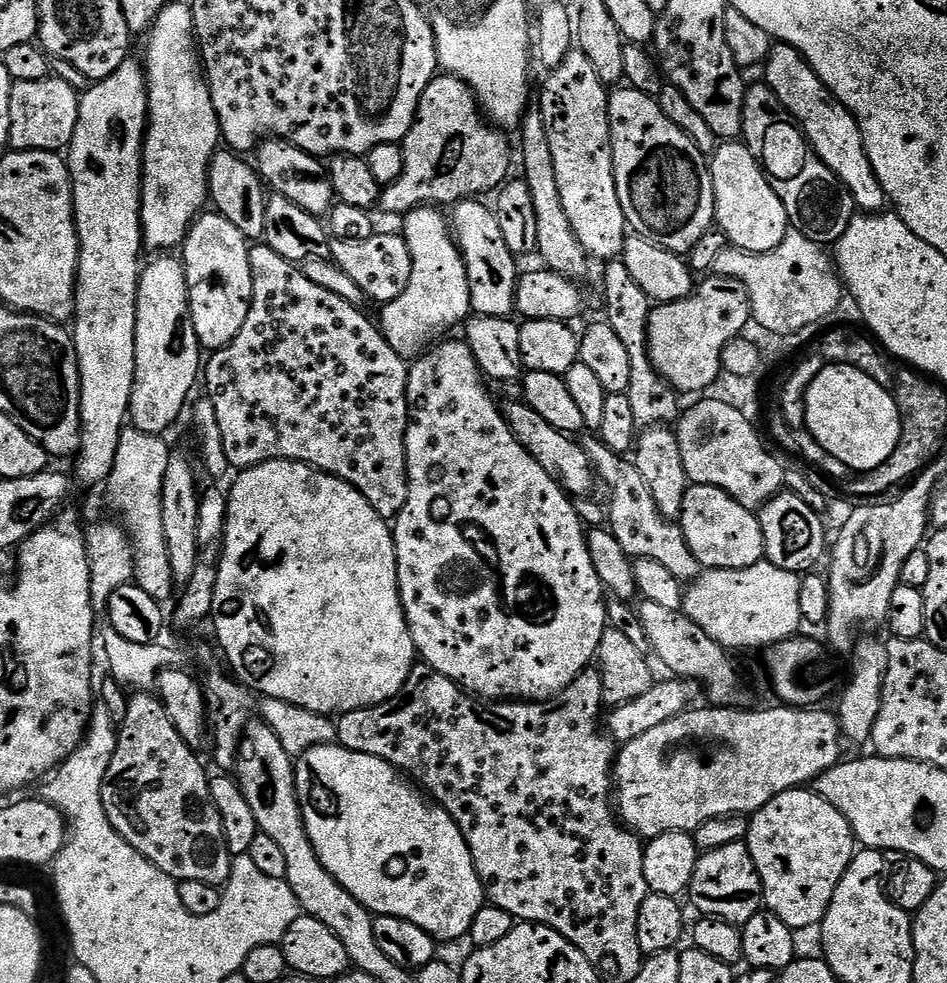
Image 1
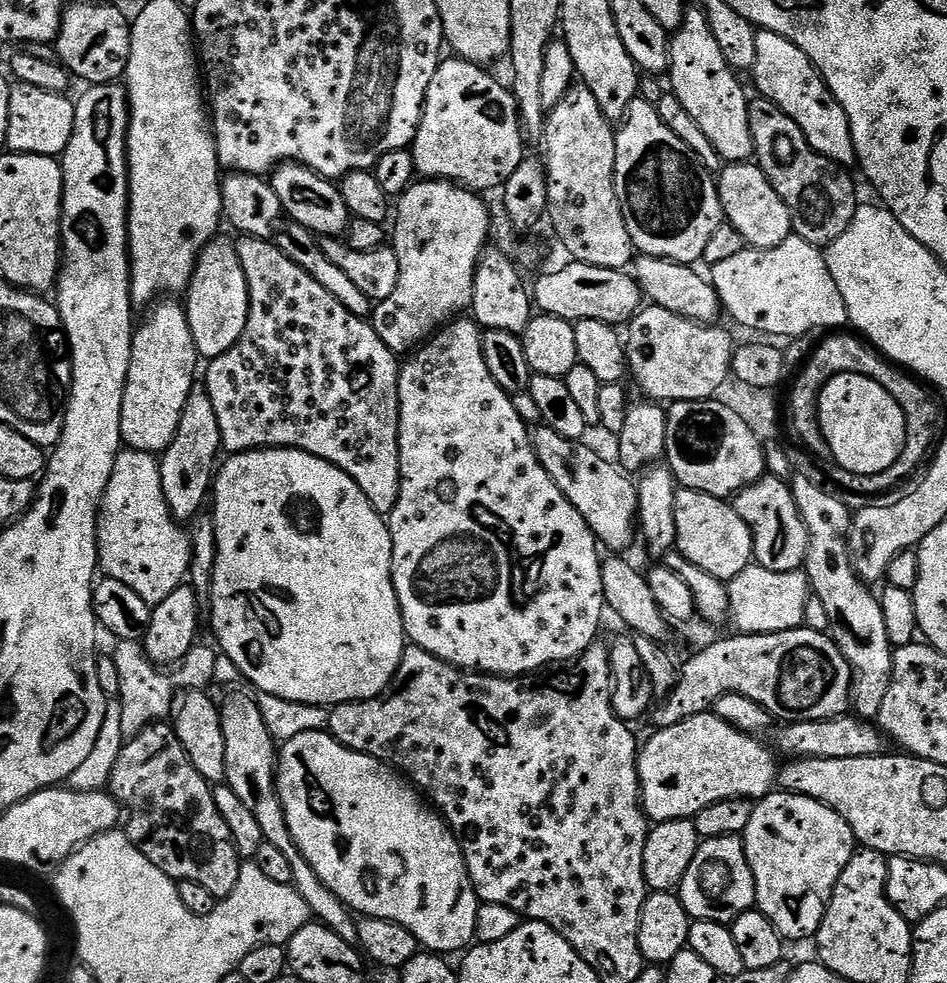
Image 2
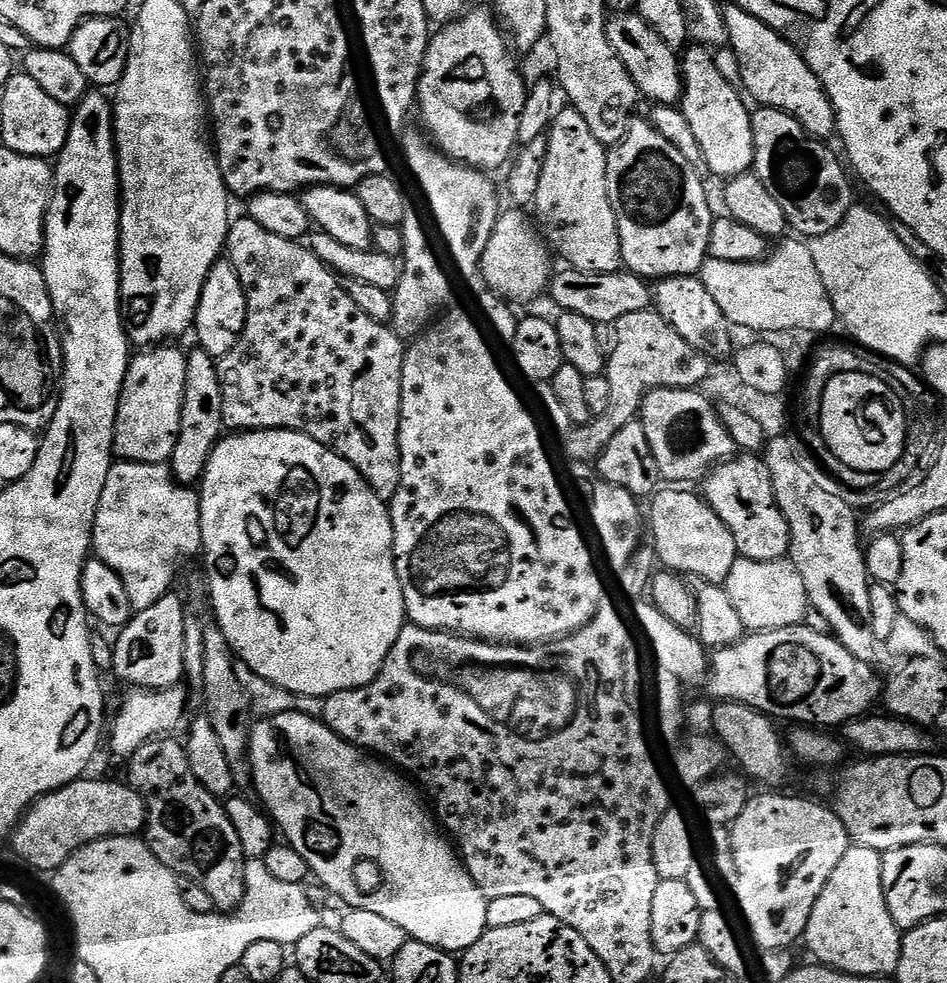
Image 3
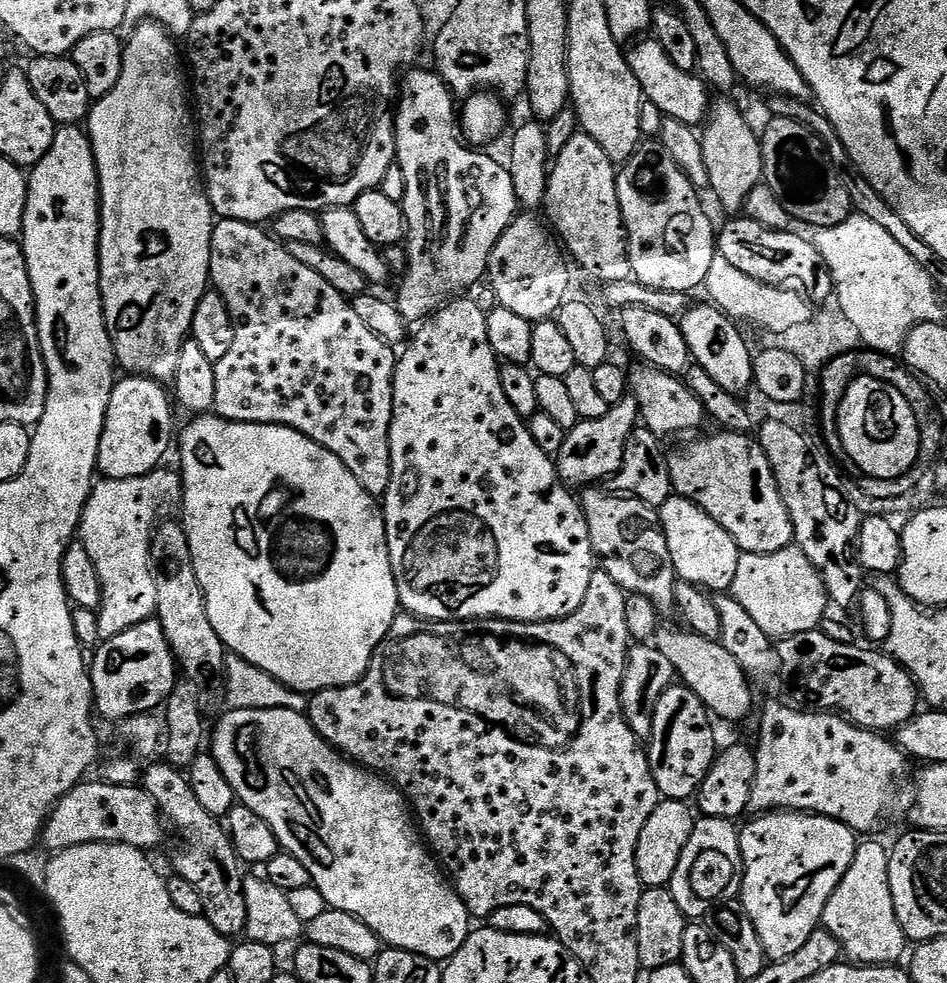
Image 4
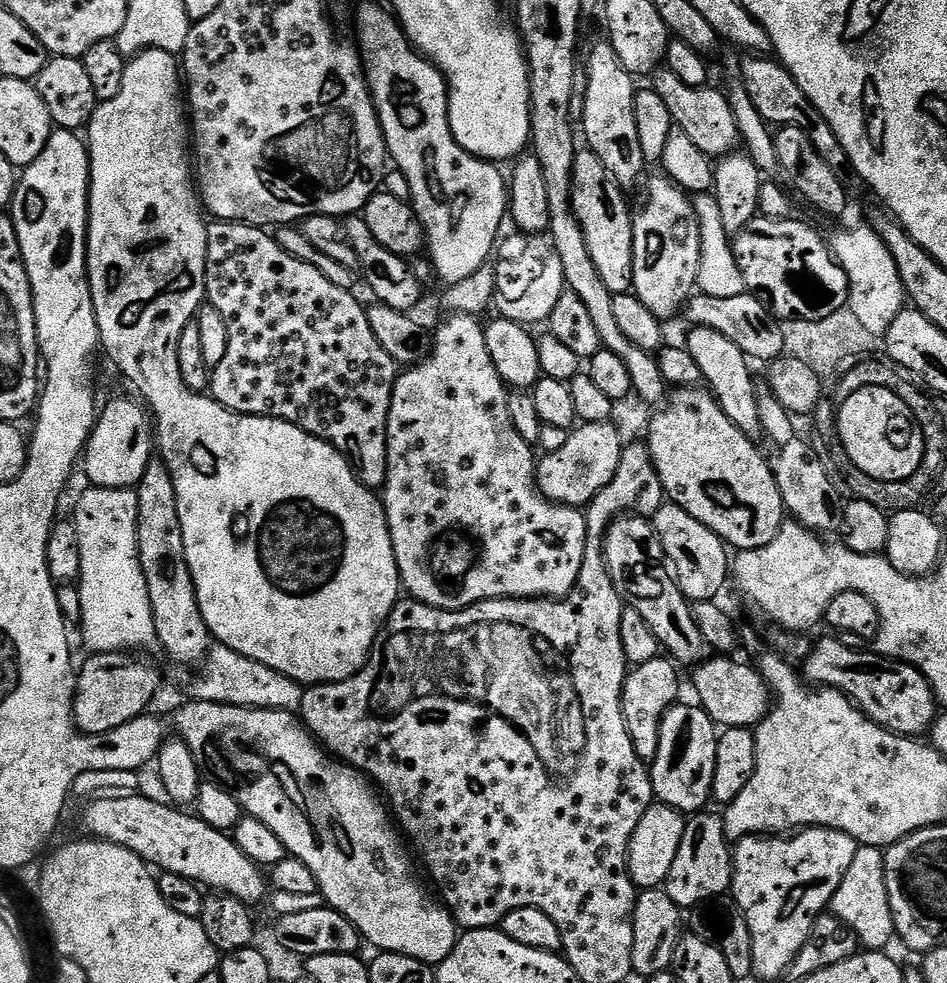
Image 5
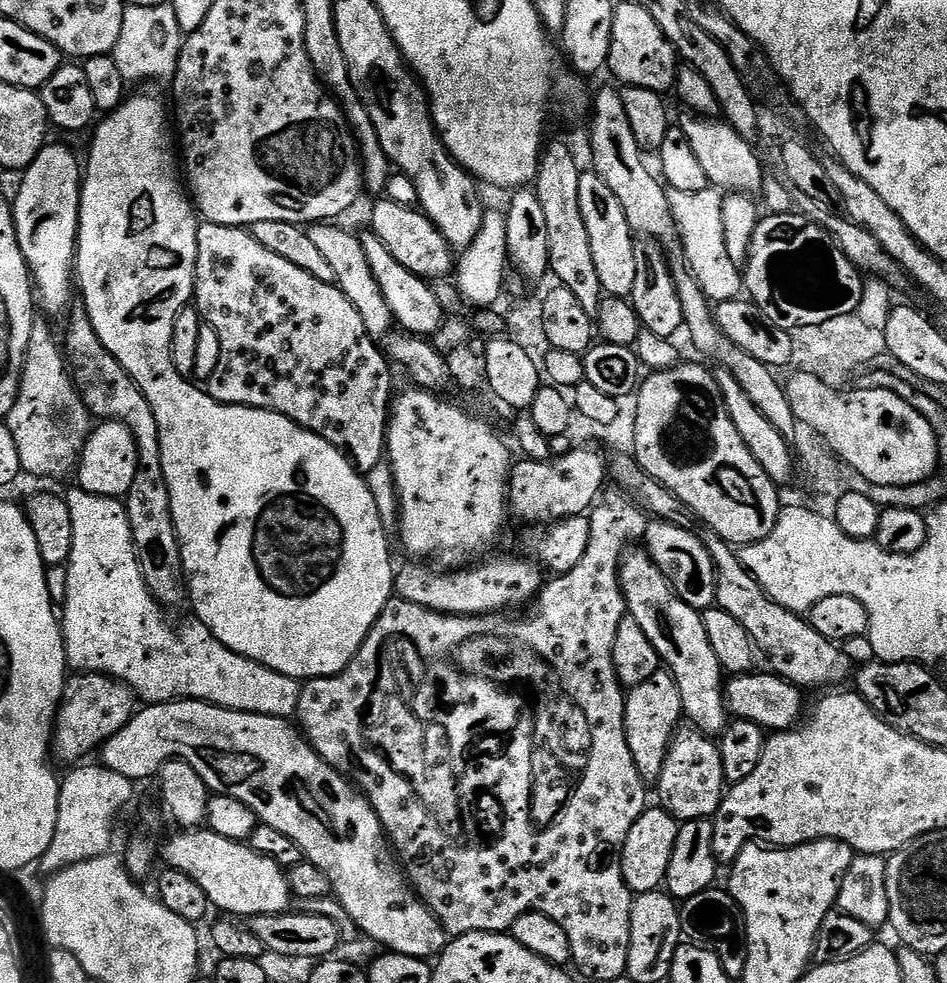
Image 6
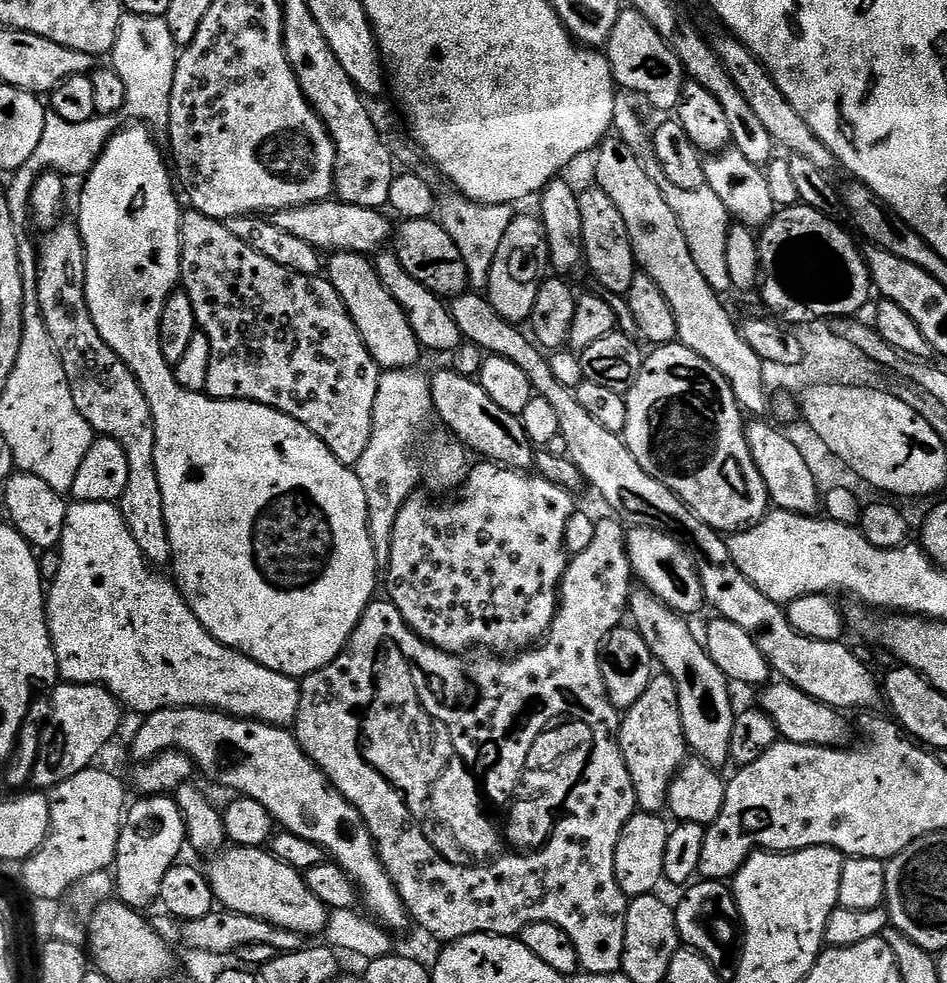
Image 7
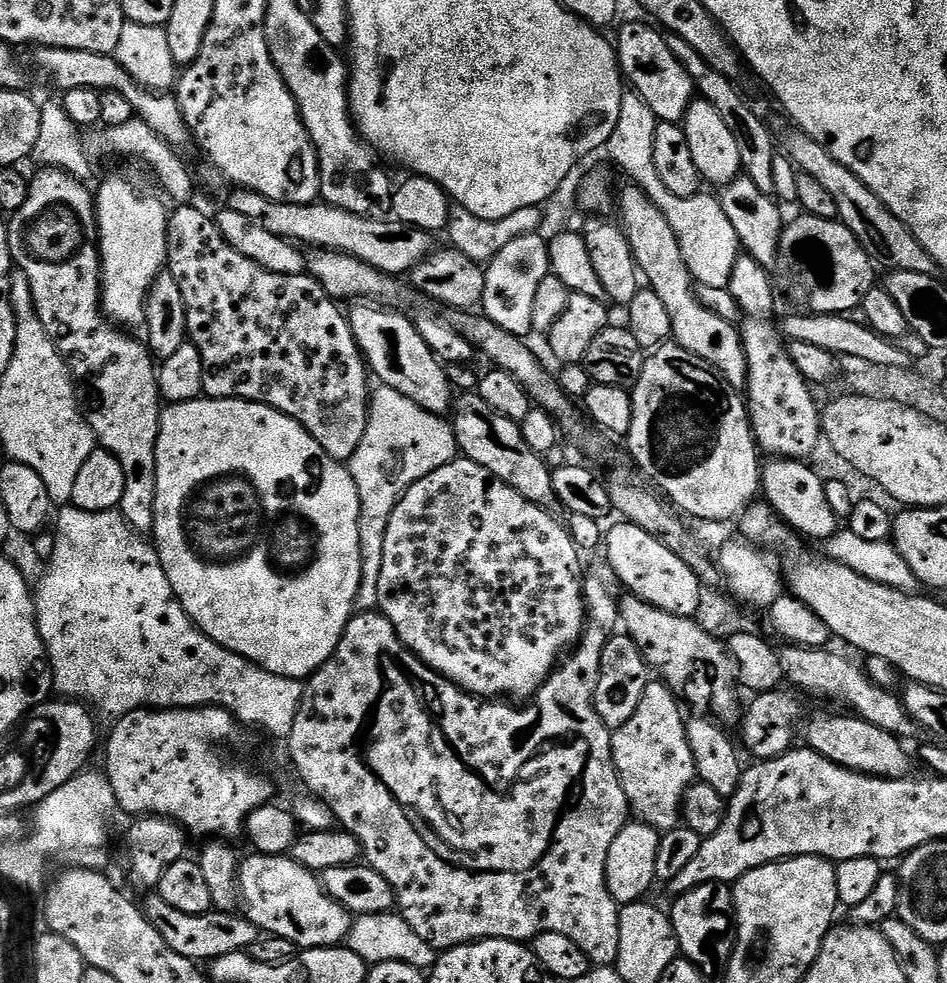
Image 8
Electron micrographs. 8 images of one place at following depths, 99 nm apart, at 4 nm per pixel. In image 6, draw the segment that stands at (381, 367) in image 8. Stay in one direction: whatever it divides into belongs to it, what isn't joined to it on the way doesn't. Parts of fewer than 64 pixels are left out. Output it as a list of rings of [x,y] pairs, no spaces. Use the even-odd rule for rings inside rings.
[[[321,222],[311,225],[307,229],[310,242],[318,246],[318,251],[326,257],[328,263],[334,269],[336,287],[350,298],[350,303],[354,305],[354,310],[362,314],[362,322],[366,322],[366,330],[373,338],[387,337],[393,331],[394,321],[392,311],[382,294],[382,286],[374,282],[374,270],[370,270],[370,262],[366,262],[366,250],[363,239],[359,235],[347,232],[344,228],[339,228],[336,222]]]

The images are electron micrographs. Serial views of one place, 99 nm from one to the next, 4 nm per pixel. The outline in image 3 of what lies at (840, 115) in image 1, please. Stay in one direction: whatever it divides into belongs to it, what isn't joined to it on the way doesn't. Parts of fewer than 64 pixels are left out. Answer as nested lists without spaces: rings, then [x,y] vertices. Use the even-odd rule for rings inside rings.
[[[730,2],[723,5],[723,11],[731,32],[730,51],[740,63],[743,91],[749,97],[752,95],[757,105],[789,112],[816,139],[831,141],[831,136],[835,137],[838,132],[836,111],[818,74],[810,70],[798,49],[770,26],[766,26],[766,22],[754,18],[754,14]]]

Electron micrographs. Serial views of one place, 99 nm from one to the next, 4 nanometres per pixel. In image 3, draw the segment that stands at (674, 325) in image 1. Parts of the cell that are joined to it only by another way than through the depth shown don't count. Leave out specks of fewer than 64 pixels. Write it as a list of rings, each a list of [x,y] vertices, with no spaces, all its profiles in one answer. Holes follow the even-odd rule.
[[[649,310],[638,314],[626,314],[626,318],[617,320],[616,349],[611,349],[606,360],[606,379],[610,385],[610,396],[614,403],[612,412],[597,418],[585,428],[577,427],[571,433],[572,452],[577,461],[592,462],[604,455],[612,439],[619,435],[627,424],[637,419],[643,409],[644,397],[656,388],[690,388],[701,387],[700,383],[710,376],[710,360],[703,356],[674,326],[670,326],[659,311]],[[616,400],[616,405],[615,404]],[[580,428],[580,429],[579,429]]]

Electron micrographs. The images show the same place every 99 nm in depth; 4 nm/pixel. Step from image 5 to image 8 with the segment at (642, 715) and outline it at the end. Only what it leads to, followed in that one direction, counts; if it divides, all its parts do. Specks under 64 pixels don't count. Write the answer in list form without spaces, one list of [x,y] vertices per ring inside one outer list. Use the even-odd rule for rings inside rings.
[[[649,679],[646,690],[642,690],[642,698],[638,701],[638,710],[634,710],[634,715],[612,733],[614,766],[622,782],[622,790],[626,790],[631,815],[639,823],[648,824],[661,834],[681,823],[684,795],[697,779],[694,754],[690,754],[690,742],[686,738],[686,716],[680,713],[680,704],[676,700],[679,700],[677,693],[663,679]]]

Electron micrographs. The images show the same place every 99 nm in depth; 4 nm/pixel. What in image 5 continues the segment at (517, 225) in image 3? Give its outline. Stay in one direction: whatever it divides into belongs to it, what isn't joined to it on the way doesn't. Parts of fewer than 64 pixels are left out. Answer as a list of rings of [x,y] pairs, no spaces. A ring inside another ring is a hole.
[[[515,234],[505,237],[497,247],[492,266],[496,291],[494,306],[503,319],[516,321],[525,326],[545,323],[554,310],[558,298],[566,291],[562,262],[551,243],[542,236]]]

